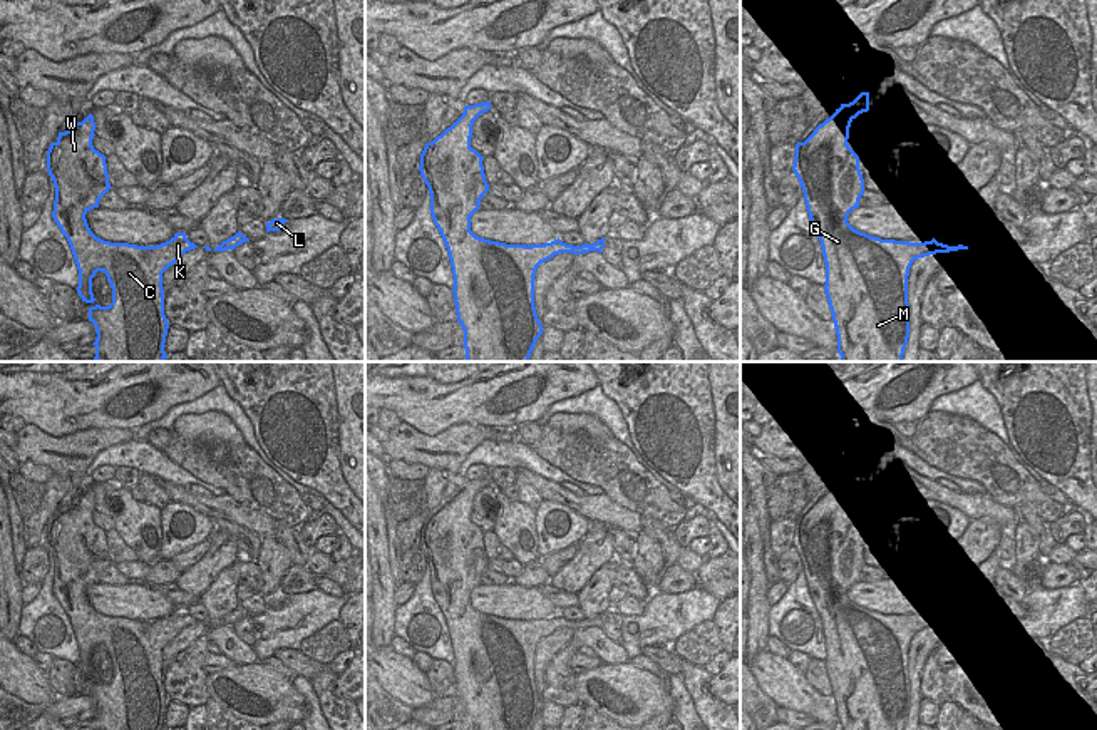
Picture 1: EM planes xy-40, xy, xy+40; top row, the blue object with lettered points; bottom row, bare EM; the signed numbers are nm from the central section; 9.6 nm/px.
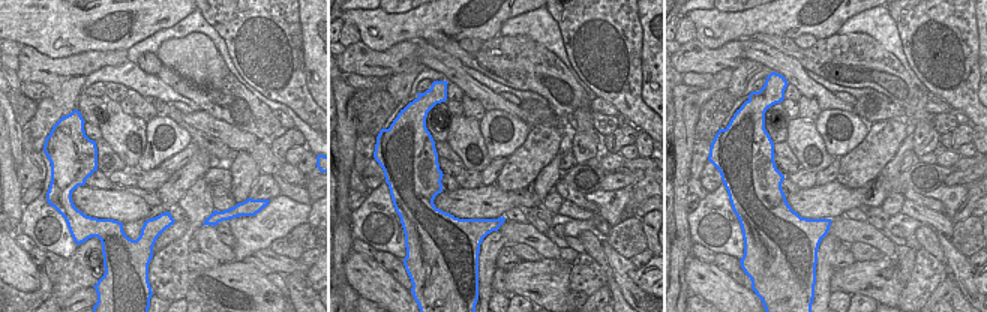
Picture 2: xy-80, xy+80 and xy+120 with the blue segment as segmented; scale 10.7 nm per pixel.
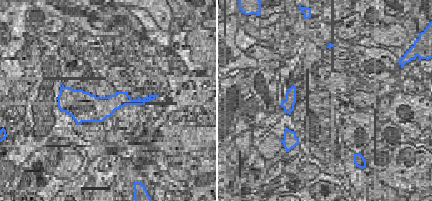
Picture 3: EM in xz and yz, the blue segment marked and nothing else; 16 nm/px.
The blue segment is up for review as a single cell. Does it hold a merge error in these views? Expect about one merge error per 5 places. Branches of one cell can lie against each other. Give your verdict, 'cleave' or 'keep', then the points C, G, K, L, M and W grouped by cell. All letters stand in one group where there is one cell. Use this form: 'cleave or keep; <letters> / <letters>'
keep; C G K L M W

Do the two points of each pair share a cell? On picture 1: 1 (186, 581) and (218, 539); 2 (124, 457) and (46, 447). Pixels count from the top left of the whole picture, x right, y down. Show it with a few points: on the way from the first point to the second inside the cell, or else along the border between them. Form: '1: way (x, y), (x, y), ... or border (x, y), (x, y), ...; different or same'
1: way (198, 575), (218, 551); same
2: border (133, 437), (104, 447), (84, 476); different

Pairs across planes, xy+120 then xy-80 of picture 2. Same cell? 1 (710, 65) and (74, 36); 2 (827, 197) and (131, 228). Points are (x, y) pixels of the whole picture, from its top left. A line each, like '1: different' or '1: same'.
1: different
2: different

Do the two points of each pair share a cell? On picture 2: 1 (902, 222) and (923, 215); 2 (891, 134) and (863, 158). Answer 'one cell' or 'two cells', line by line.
1: two cells
2: one cell

